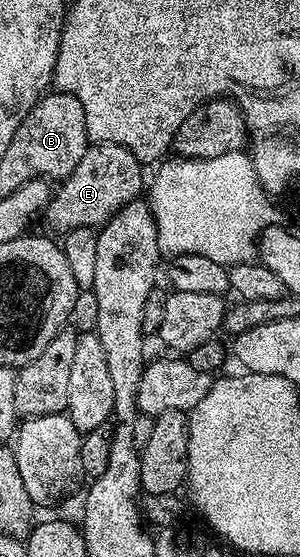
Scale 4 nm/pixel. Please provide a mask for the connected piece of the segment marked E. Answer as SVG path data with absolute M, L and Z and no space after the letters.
M92 144L85 151L81 163L77 163L77 167L73 167L73 171L63 178L61 184L54 190L51 200L47 203L45 218L47 217L48 223L53 228L59 229L58 231L76 229L77 227L102 227L110 217L117 215L117 211L121 211L121 207L125 207L129 202L136 200L142 194L139 193L142 189L144 192L143 169L144 166L131 154L131 150L123 145Z

